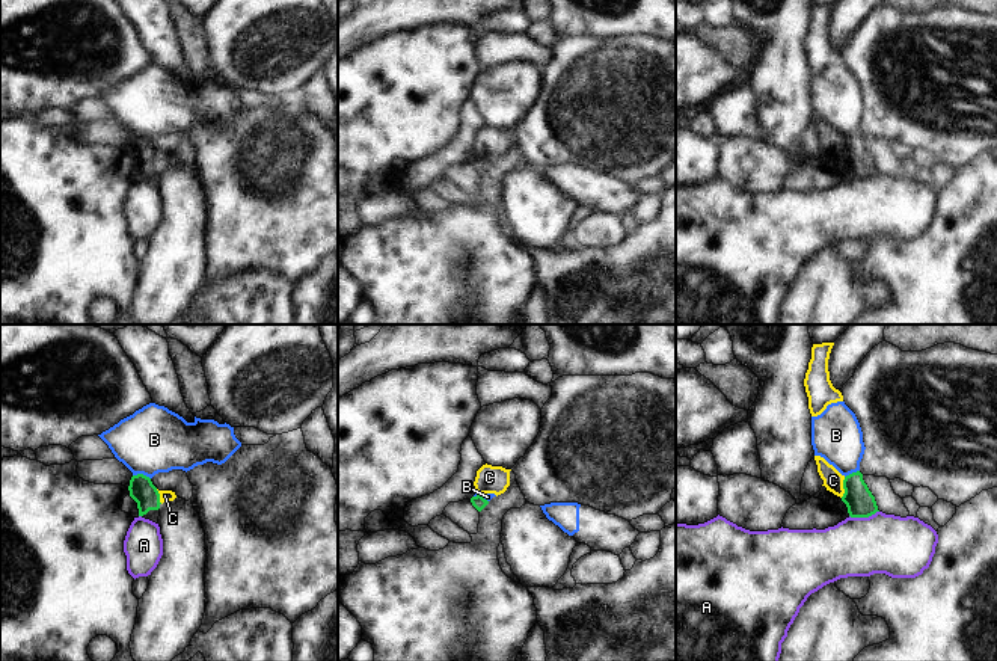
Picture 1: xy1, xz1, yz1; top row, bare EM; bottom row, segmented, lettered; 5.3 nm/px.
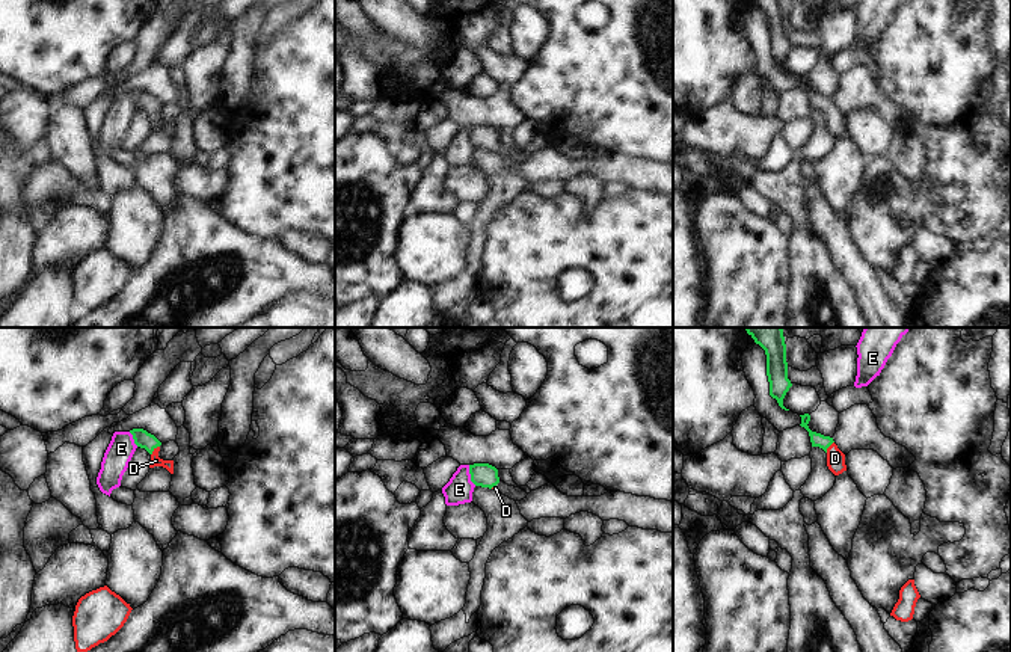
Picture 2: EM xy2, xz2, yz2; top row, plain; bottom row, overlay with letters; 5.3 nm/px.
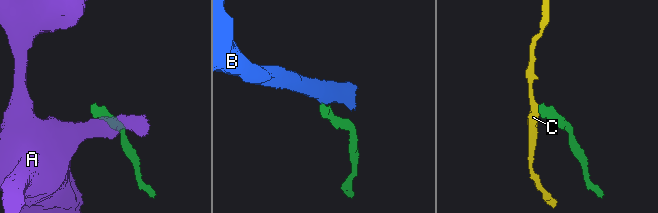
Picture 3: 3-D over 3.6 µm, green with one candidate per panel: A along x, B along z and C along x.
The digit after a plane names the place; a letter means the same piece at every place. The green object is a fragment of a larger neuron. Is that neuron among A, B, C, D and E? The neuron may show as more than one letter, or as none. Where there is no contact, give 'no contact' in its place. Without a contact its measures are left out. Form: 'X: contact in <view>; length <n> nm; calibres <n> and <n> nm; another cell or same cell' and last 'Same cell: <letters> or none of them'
A: contact in yz1; length 160 nm; calibres 150 and 320 nm; another cell
B: contact in xy1; length 100 nm; calibres 140 and 360 nm; another cell
C: contact in yz1; length 110 nm; calibres 150 and 110 nm; another cell
D: contact in xy2; length 70 nm; calibres 90 and 60 nm; same cell
E: contact in xz2; length 120 nm; calibres 130 and 150 nm; another cell
Same cell: D

